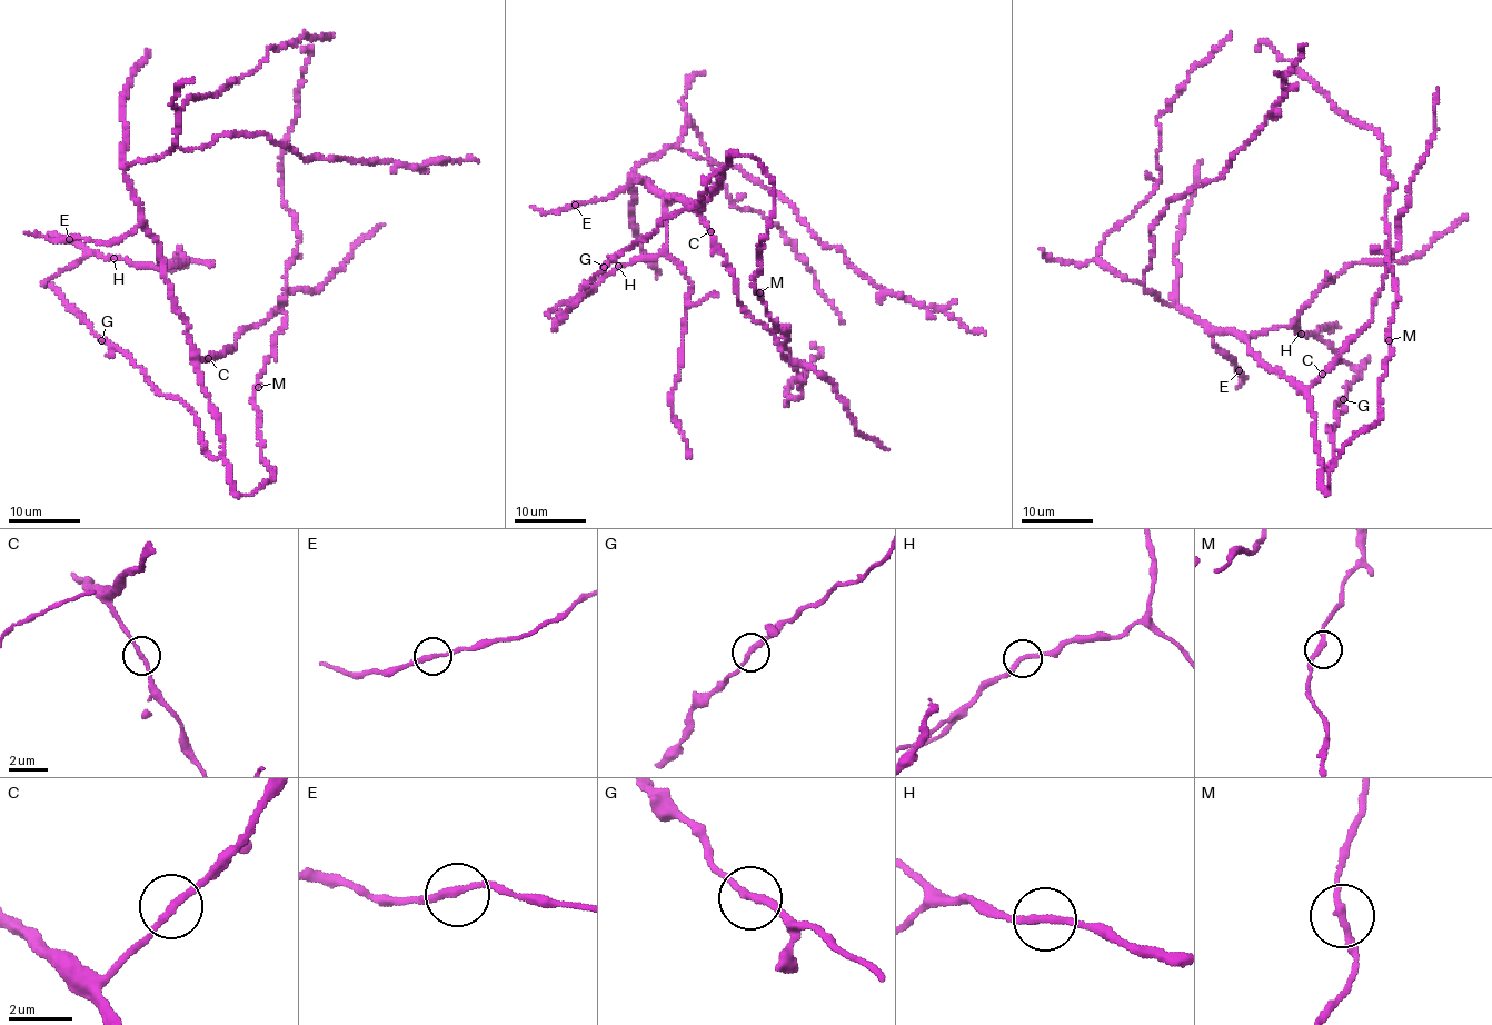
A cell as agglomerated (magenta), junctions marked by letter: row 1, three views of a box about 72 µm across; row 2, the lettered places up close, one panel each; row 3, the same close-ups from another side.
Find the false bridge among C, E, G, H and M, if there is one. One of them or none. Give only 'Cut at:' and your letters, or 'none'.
Cut at: none

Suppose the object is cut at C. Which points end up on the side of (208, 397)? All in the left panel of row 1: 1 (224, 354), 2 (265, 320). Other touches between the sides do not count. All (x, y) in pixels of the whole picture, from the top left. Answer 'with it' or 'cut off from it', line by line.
1: cut off from it
2: cut off from it

